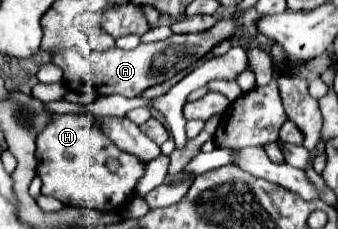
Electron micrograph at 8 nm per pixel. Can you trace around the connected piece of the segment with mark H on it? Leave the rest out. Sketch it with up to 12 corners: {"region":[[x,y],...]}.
{"region":[[81,114],[37,136],[41,194],[121,208],[145,162]]}

